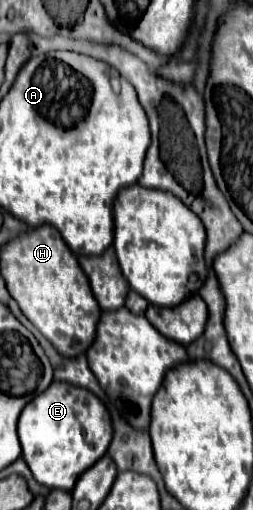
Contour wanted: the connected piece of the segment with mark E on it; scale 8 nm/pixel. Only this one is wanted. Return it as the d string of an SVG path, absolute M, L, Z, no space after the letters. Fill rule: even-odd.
M52 381L44 393L36 395L24 407L18 421L18 437L22 443L22 457L36 481L50 489L70 491L78 477L108 451L112 419L106 405L92 391L66 381Z

